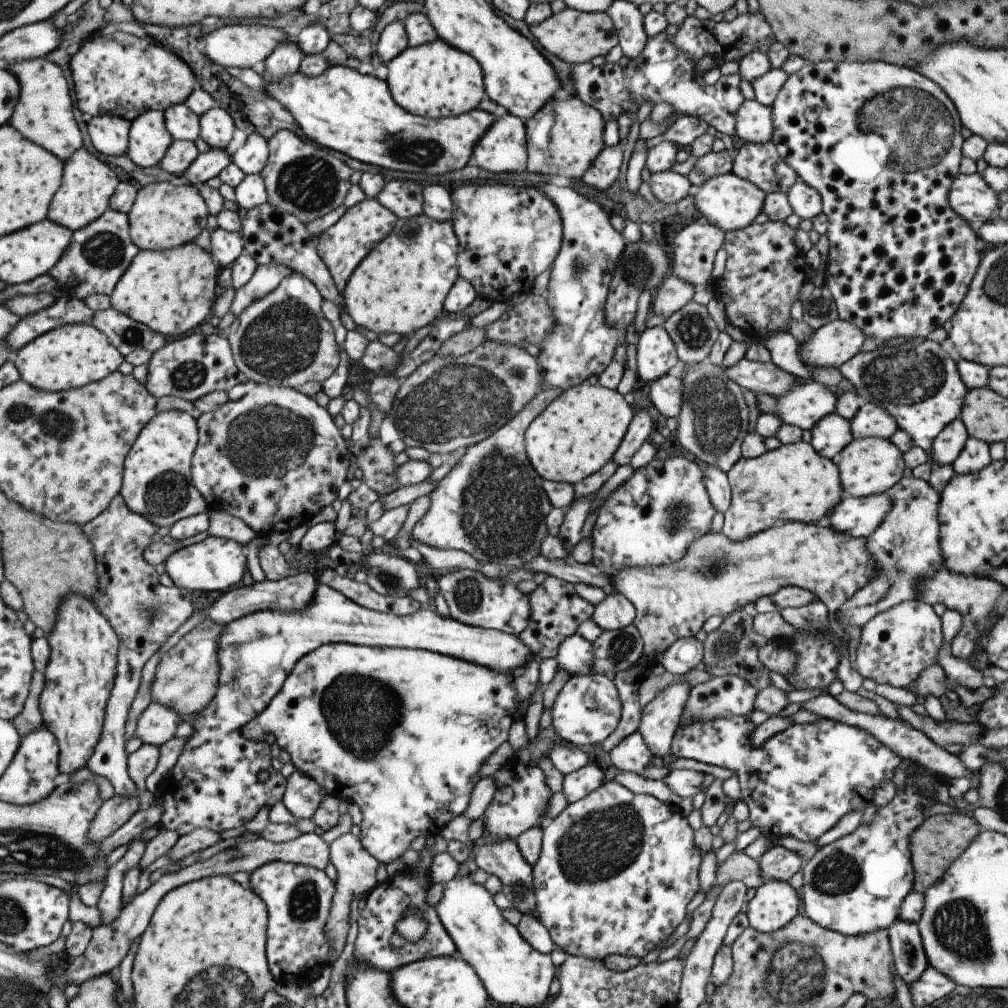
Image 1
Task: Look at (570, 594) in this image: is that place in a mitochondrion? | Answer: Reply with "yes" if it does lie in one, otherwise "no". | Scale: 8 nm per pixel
no

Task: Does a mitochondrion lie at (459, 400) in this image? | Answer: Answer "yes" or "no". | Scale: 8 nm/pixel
yes

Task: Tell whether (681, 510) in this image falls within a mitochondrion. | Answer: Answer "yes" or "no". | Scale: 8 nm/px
yes

